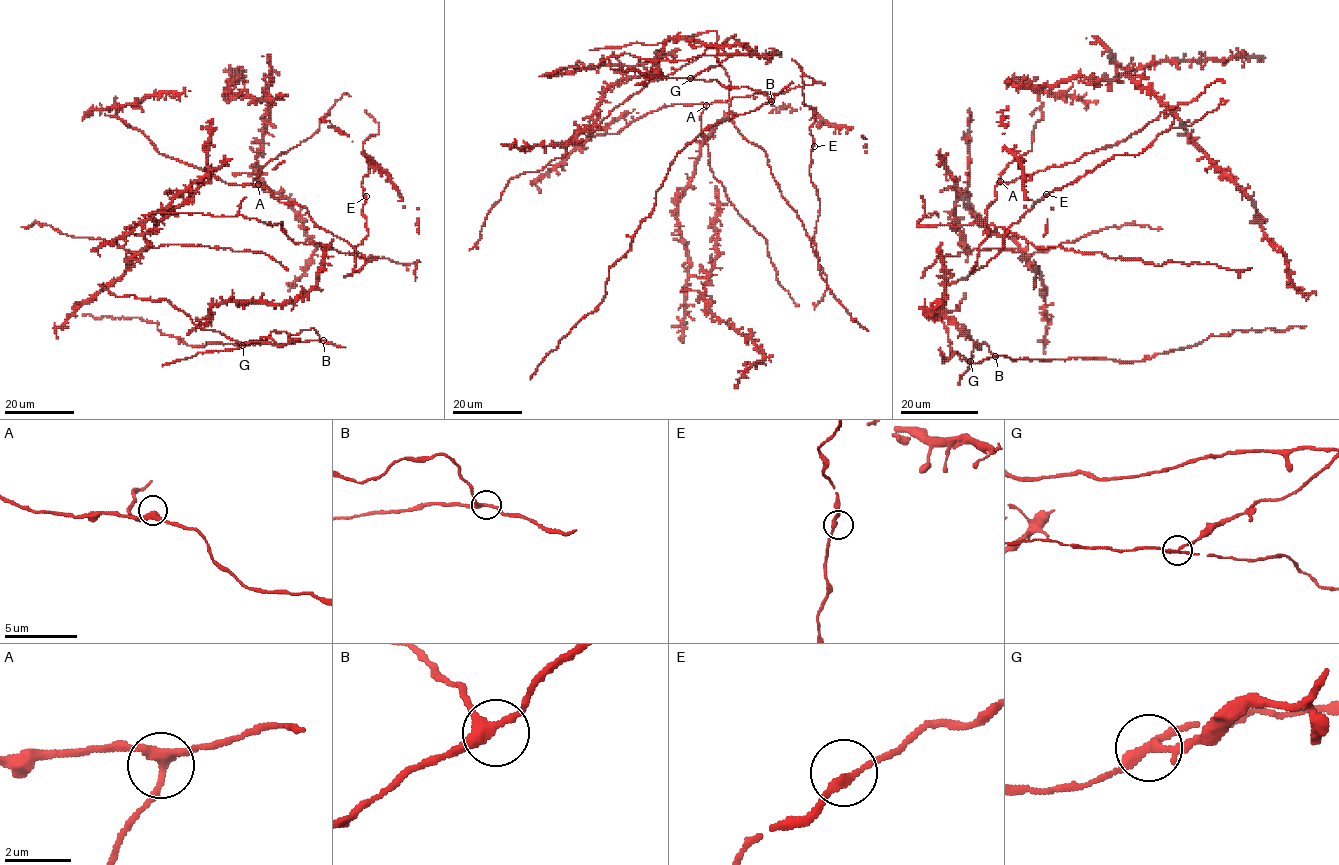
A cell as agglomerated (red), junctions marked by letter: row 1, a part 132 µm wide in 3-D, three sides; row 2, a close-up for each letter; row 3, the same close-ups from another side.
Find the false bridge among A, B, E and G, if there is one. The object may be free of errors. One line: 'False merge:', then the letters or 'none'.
False merge: G

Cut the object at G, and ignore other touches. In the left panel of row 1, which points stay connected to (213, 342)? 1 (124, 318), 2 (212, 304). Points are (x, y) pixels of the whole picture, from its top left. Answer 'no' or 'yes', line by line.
1: yes
2: yes

